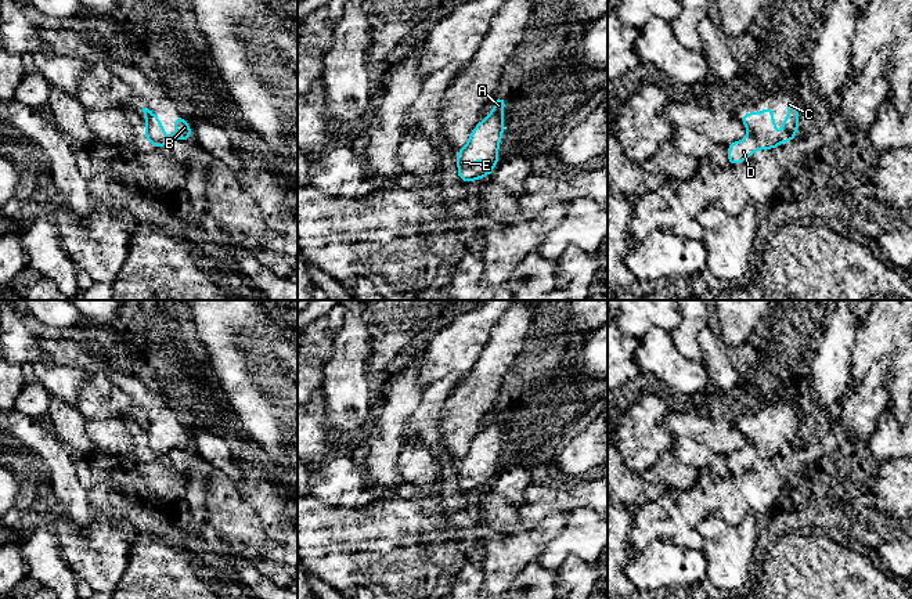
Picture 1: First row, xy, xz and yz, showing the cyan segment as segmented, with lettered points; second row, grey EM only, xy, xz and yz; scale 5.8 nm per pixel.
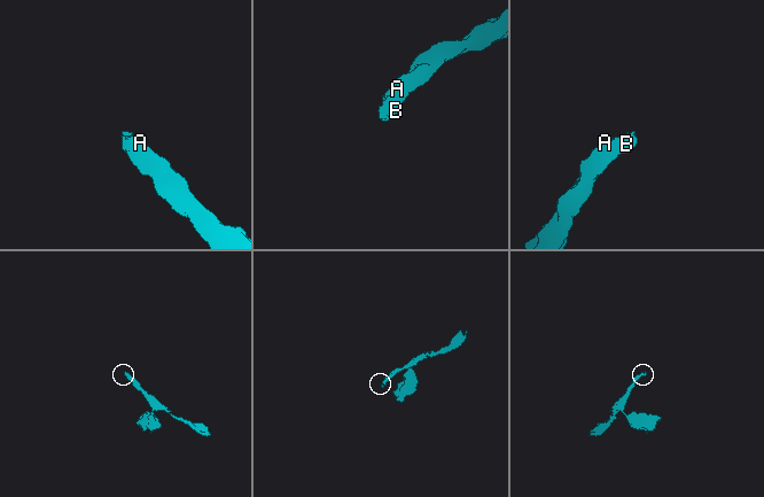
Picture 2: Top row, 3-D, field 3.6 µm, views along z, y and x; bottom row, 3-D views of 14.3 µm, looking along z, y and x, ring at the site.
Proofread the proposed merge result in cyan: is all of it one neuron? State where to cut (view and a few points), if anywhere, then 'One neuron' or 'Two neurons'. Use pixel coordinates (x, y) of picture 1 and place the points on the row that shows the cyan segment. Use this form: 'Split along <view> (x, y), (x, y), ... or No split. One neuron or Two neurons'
No split. One neuron

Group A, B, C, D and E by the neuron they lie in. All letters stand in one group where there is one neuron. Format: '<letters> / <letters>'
A B C D E

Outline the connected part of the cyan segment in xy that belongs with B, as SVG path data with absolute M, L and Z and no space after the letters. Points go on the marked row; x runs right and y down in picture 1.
M143 108L147 130L144 138L155 148L167 149L167 145L172 140L190 141L192 129L185 122L183 115L174 116L174 129L173 136L166 136L163 133L163 123L158 119L156 113L148 108Z

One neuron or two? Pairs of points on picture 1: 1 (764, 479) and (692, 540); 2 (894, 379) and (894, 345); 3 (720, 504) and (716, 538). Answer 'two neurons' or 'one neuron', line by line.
1: one neuron
2: one neuron
3: two neurons

